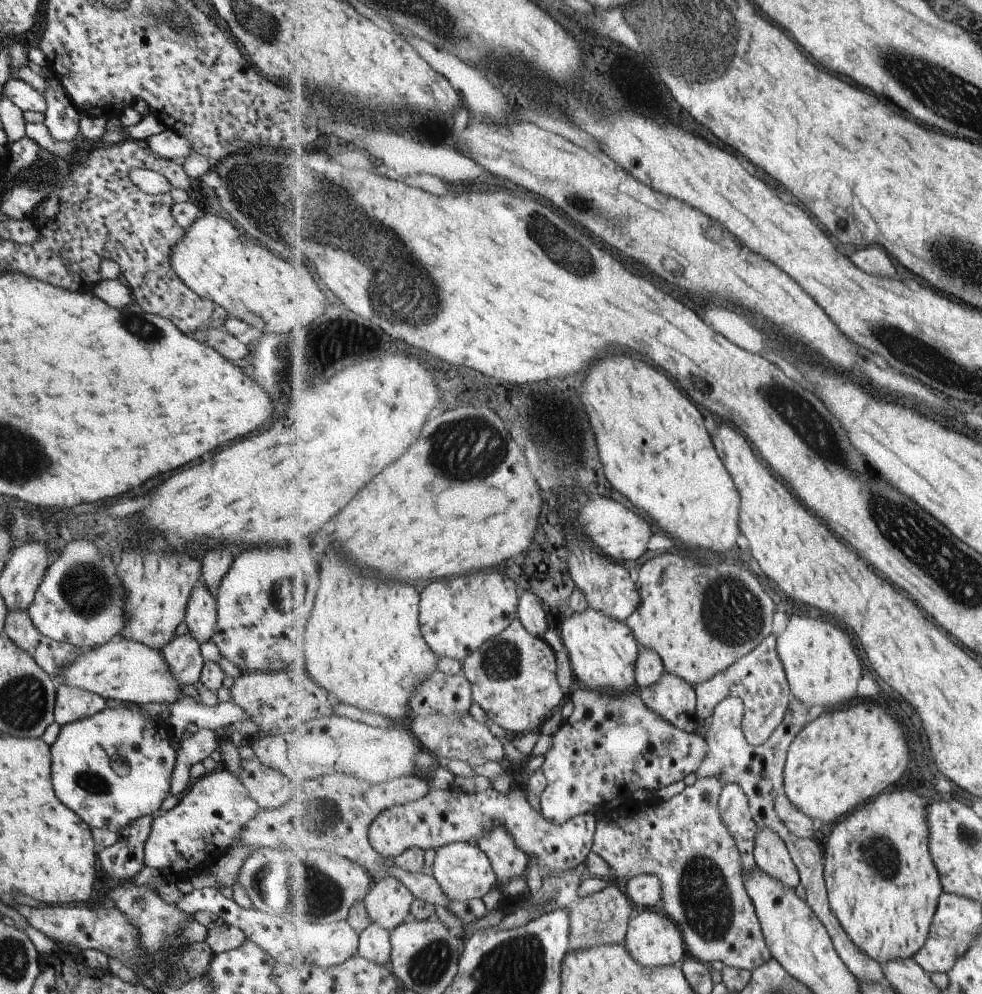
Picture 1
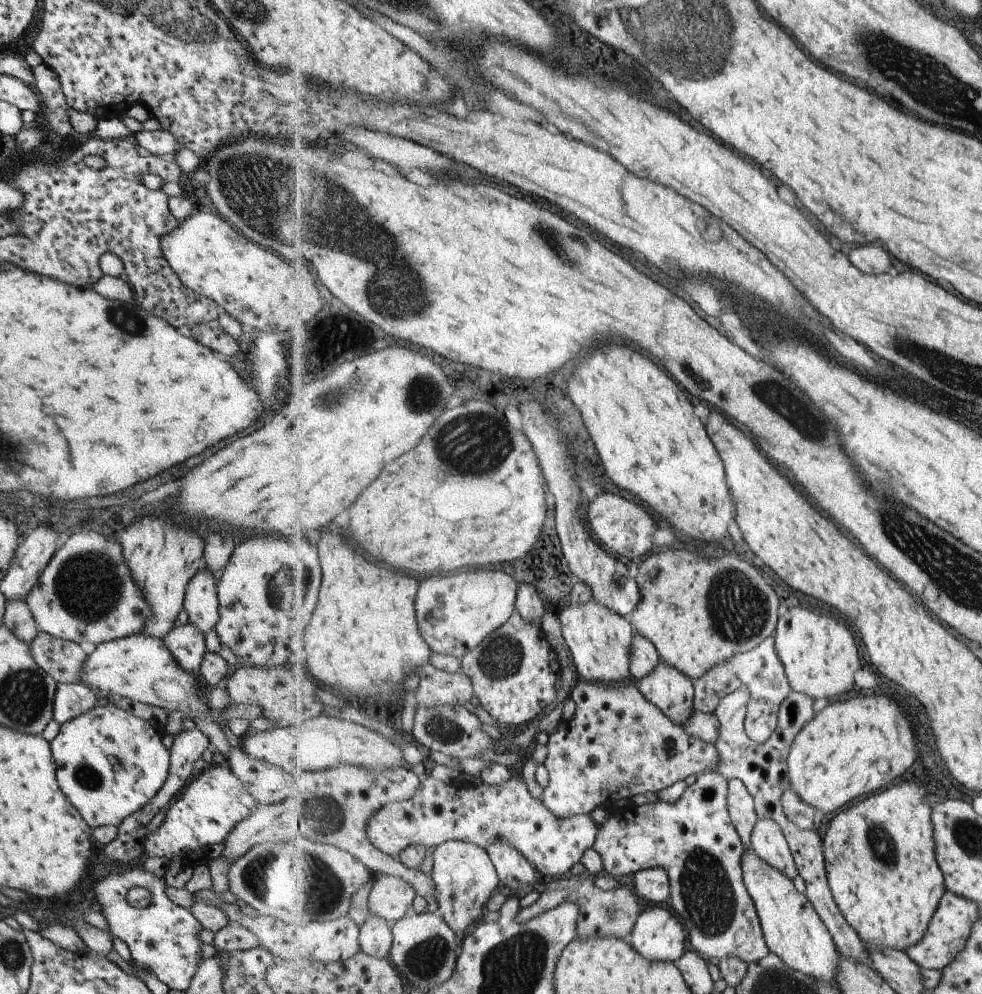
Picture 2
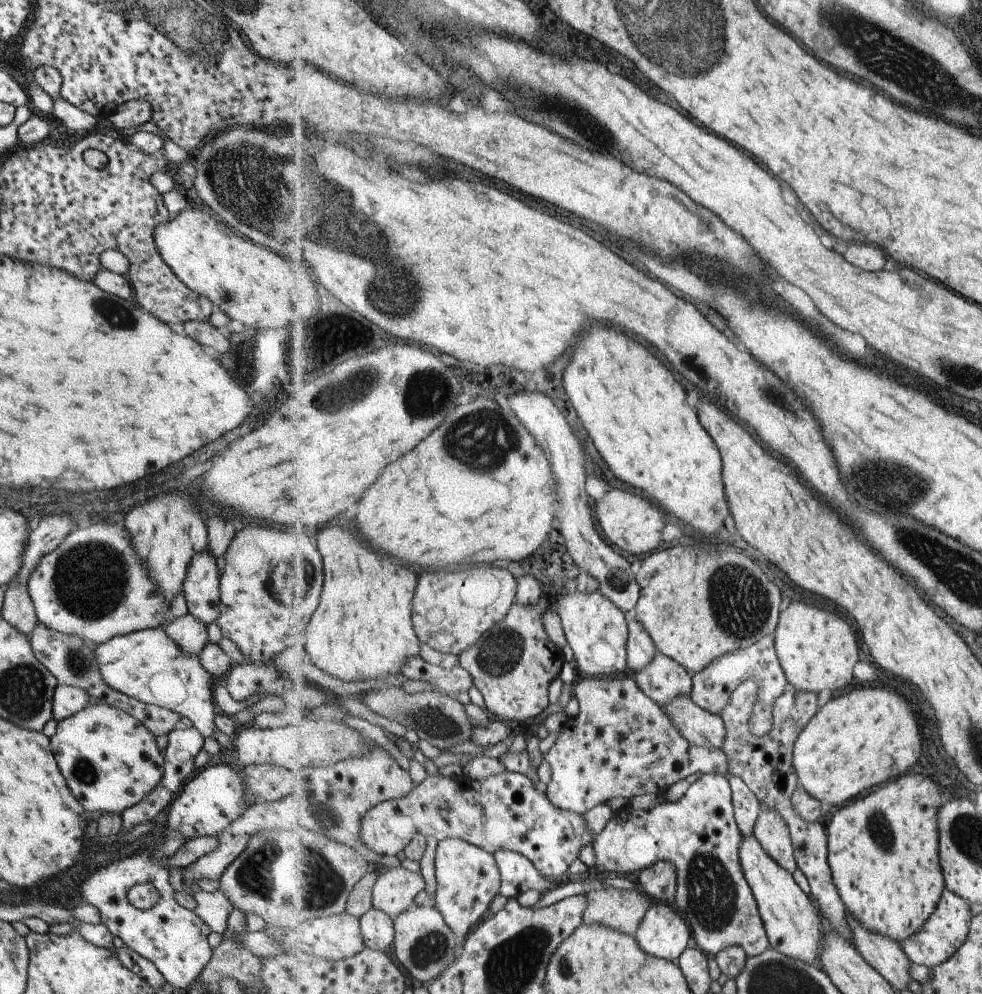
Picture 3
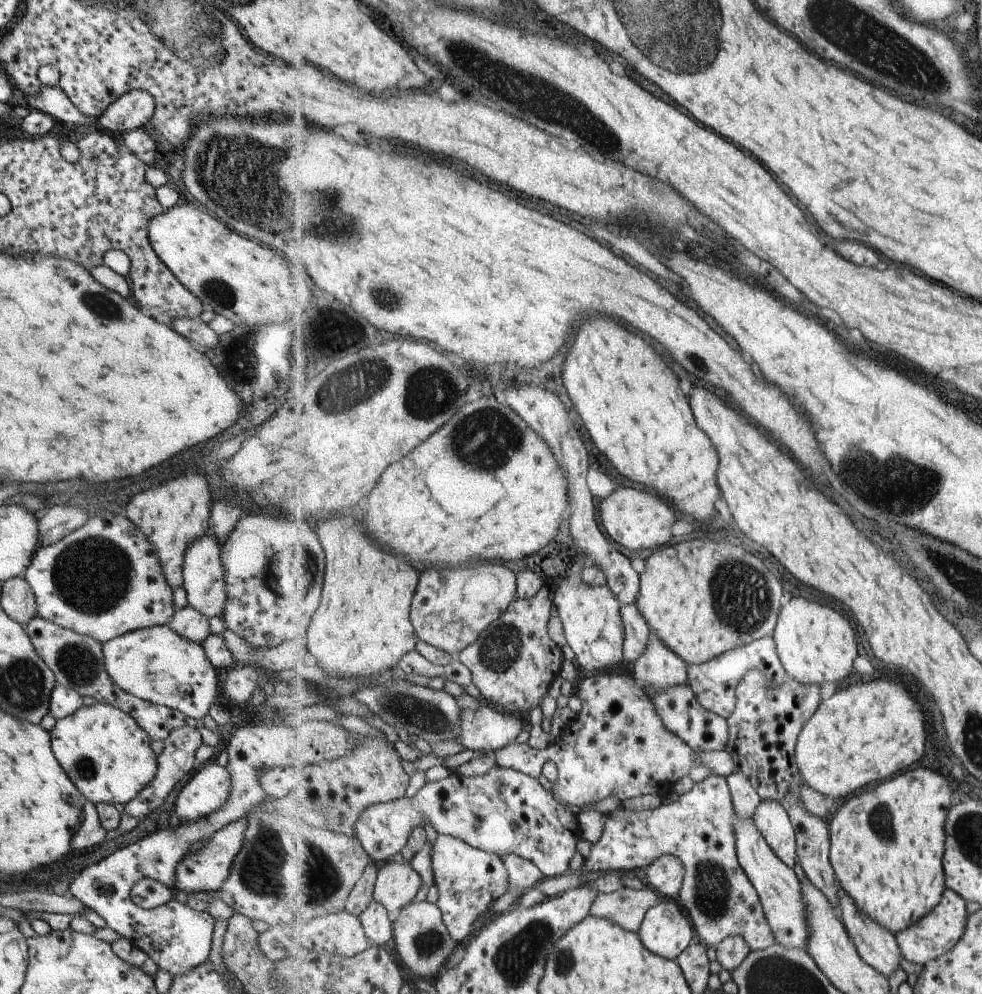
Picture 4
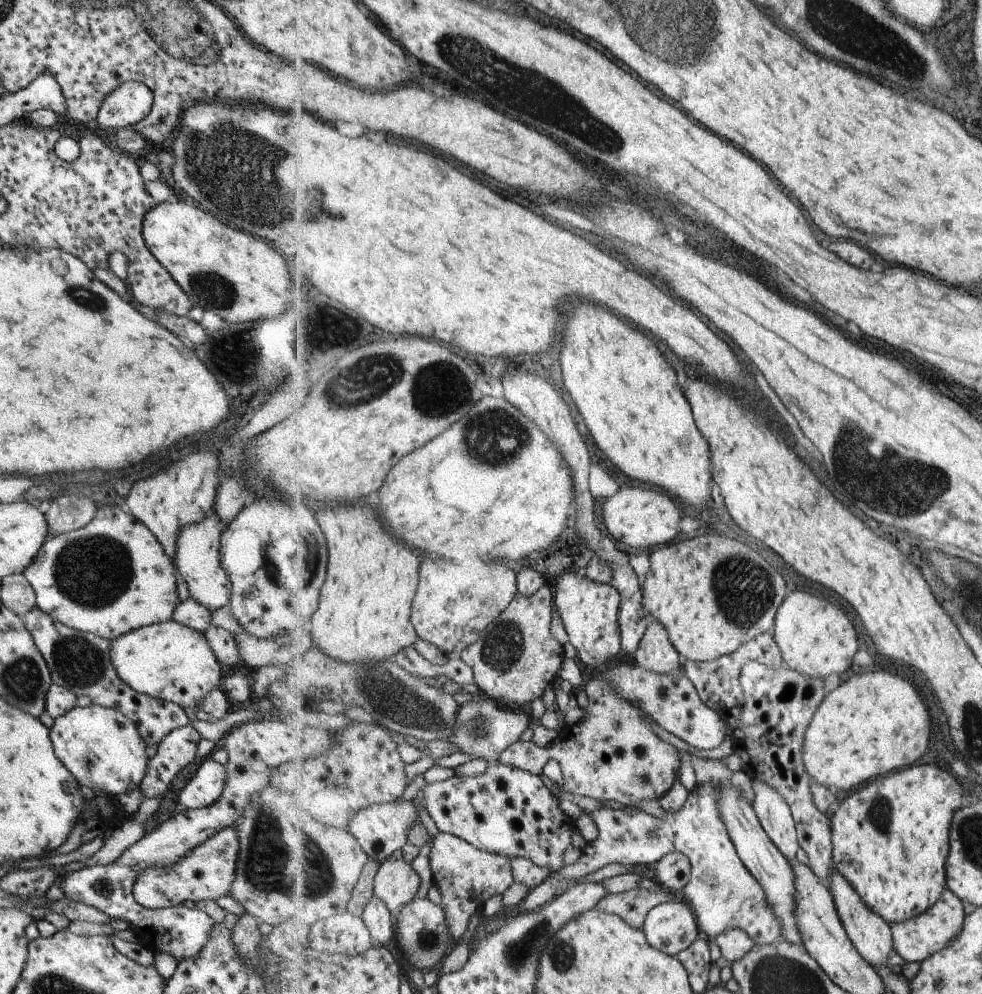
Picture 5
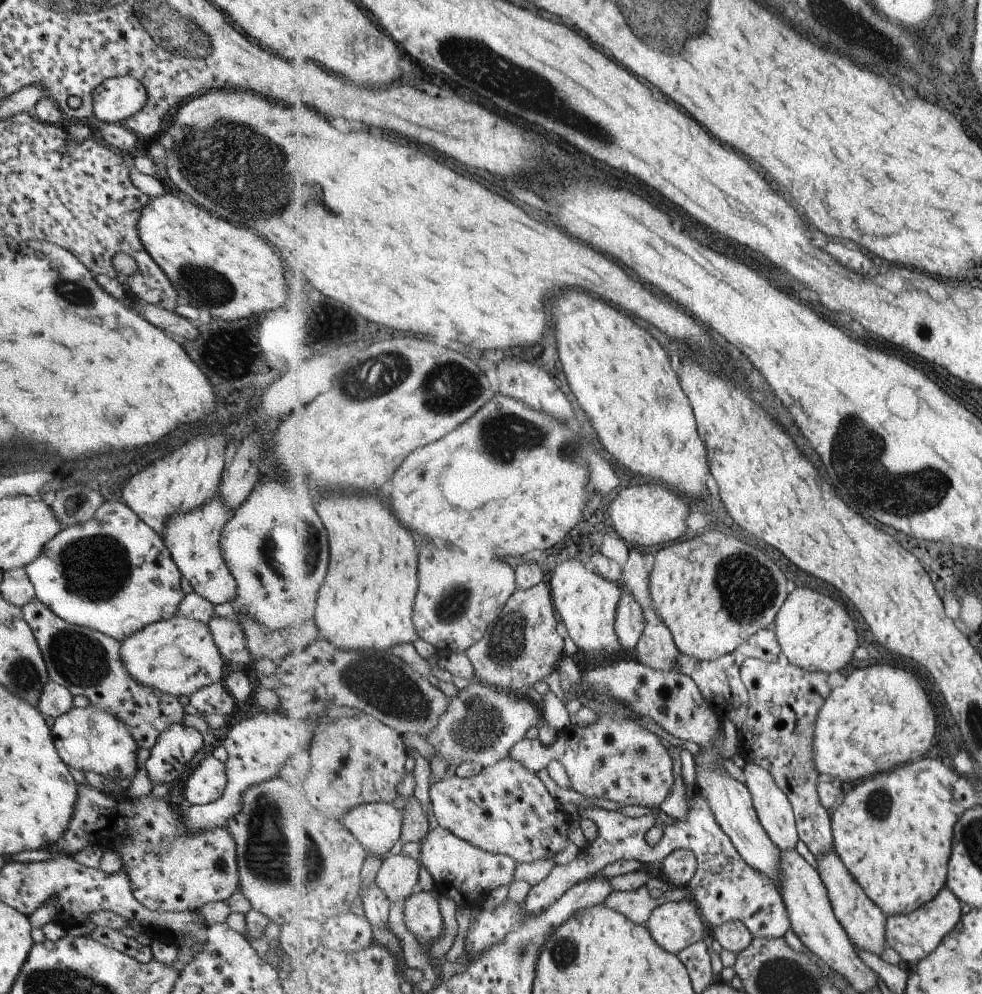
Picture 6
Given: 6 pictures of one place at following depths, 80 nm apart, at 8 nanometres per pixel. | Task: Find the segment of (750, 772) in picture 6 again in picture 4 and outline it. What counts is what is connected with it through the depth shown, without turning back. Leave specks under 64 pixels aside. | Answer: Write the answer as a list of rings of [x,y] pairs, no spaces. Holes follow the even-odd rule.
[[[762,799],[753,817],[777,856],[793,868],[798,846],[796,829],[788,810],[778,800]]]

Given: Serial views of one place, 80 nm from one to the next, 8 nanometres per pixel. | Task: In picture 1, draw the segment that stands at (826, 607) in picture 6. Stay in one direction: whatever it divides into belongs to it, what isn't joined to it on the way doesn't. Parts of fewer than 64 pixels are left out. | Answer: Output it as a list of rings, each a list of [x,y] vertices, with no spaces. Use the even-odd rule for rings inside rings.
[[[795,614],[786,622],[786,627],[778,634],[777,648],[793,696],[809,707],[821,704],[825,710],[853,700],[861,678],[861,660],[851,636],[819,615],[815,618]]]

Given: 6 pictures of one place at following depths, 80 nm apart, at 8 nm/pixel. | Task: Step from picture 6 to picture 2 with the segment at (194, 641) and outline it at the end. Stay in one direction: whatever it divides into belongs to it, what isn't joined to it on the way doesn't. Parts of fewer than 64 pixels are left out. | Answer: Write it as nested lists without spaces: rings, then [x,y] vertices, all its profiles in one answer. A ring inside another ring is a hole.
[[[133,633],[112,641],[99,643],[82,666],[79,683],[91,688],[93,692],[95,689],[99,689],[110,695],[164,708],[168,713],[173,711],[183,713],[194,722],[195,728],[199,729],[208,738],[208,742],[211,742],[210,746],[215,746],[225,758],[228,756],[228,750],[231,746],[227,742],[219,722],[216,722],[210,715],[211,709],[205,704],[203,694],[200,696],[197,694],[197,690],[203,692],[202,689],[204,688],[199,674],[197,676],[193,673],[190,674],[190,672],[182,669],[177,664],[177,661],[174,662],[174,658],[164,645],[164,642],[157,637],[144,635],[143,633]]]

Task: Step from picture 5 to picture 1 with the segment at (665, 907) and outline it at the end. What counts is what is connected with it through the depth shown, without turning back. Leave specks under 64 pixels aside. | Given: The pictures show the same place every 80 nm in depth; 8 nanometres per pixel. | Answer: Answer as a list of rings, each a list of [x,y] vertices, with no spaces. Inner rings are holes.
[[[646,909],[633,916],[624,944],[629,952],[646,967],[680,966],[681,961],[687,957],[683,938],[682,930],[669,915]]]

